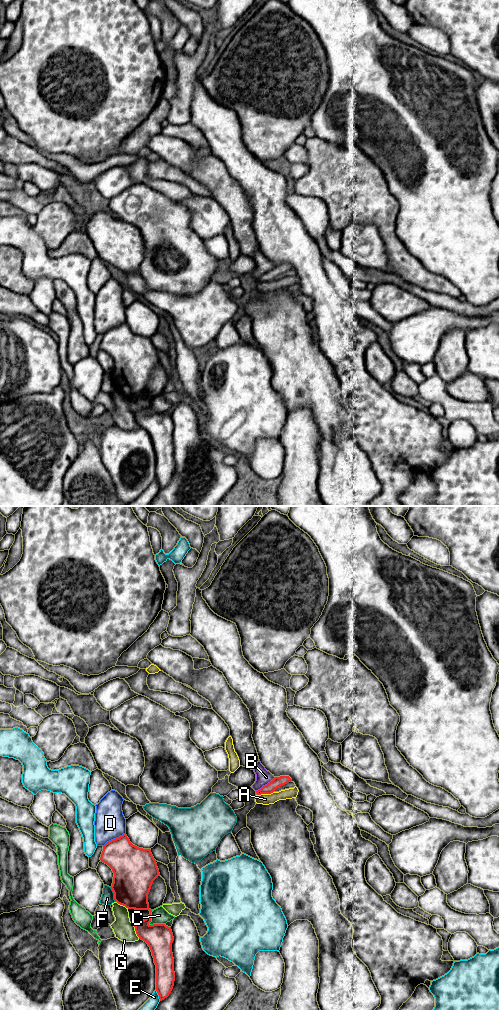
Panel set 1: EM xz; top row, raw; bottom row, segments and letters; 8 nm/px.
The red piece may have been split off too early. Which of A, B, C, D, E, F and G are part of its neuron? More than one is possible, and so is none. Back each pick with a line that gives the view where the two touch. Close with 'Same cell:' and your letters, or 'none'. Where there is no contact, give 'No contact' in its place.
Same cell: none

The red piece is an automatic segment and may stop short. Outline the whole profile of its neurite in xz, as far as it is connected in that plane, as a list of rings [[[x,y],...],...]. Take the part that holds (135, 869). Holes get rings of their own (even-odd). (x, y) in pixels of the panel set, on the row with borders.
[[[126,833],[119,838],[107,842],[103,846],[100,857],[101,862],[107,864],[113,871],[113,883],[111,889],[114,893],[114,900],[128,909],[149,910],[149,916],[137,922],[134,927],[139,939],[148,944],[156,965],[156,991],[160,1001],[164,1000],[171,993],[174,981],[174,958],[172,953],[172,943],[174,941],[171,927],[165,924],[153,924],[151,922],[151,912],[148,903],[148,894],[153,881],[160,875],[156,860],[150,849],[143,849],[133,845]]]

